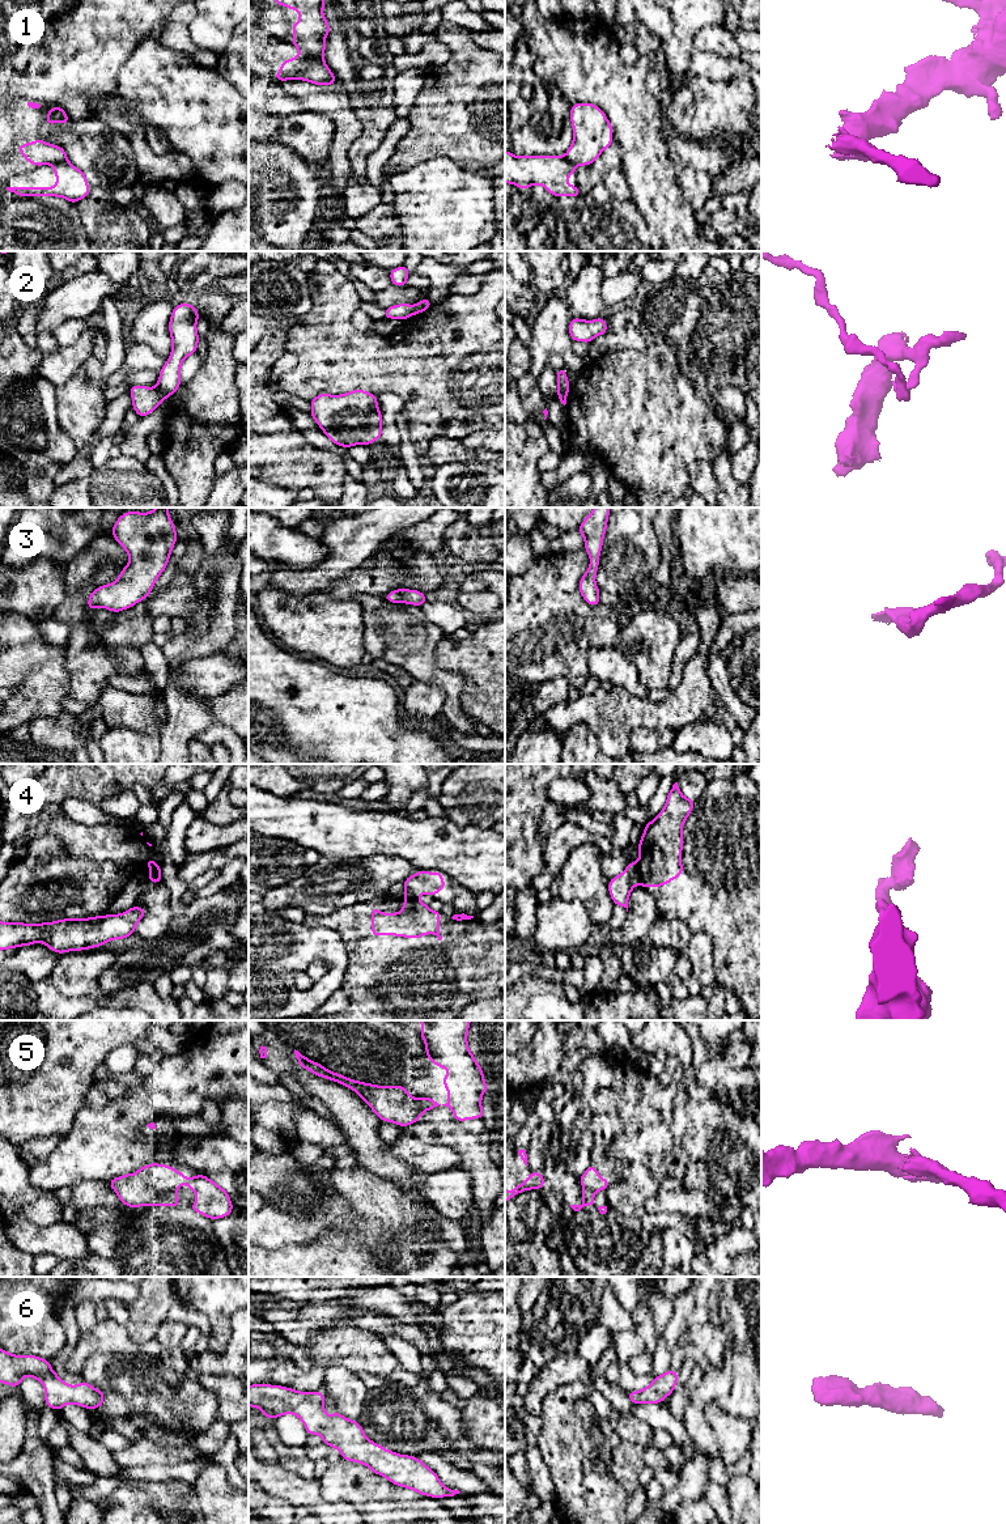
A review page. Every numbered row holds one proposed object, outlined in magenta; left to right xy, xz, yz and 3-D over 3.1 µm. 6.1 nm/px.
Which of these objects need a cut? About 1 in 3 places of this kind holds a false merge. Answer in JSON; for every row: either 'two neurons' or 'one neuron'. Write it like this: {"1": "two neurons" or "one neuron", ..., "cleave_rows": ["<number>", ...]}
{"1": "two neurons", "2": "two neurons", "3": "one neuron", "4": "two neurons", "5": "two neurons", "6": "one neuron", "cleave_rows": ["1", "2", "4", "5"]}

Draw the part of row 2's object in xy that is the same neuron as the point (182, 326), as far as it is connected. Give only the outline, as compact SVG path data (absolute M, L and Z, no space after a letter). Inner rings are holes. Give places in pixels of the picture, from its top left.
M179 303L173 309L169 331L171 336L171 353L160 370L156 389L164 398L171 396L182 385L181 366L183 360L198 352L199 335L196 322L200 318L196 307L188 303Z

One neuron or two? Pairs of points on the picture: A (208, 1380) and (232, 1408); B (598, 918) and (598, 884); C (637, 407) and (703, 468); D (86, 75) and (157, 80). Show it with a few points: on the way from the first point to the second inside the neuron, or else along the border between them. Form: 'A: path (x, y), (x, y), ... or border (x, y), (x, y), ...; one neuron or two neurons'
A: path (215, 1385), (230, 1401); one neuron
B: path (598, 911), (598, 892); one neuron
C: border (709, 461), (692, 461), (690, 463), (690, 485); two neurons
D: border (134, 51), (121, 72), (117, 90); two neurons

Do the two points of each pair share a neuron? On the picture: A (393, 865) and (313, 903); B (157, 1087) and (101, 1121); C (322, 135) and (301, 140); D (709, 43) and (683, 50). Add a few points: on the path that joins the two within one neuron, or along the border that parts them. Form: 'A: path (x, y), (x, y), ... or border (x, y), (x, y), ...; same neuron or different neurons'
A: path (373, 875), (332, 883); same neuron
B: path (143, 1102), (123, 1120), (115, 1123); same neuron
C: path (317, 135), (306, 135); same neuron
D: border (713, 24), (705, 24), (696, 33), (692, 46); different neurons

